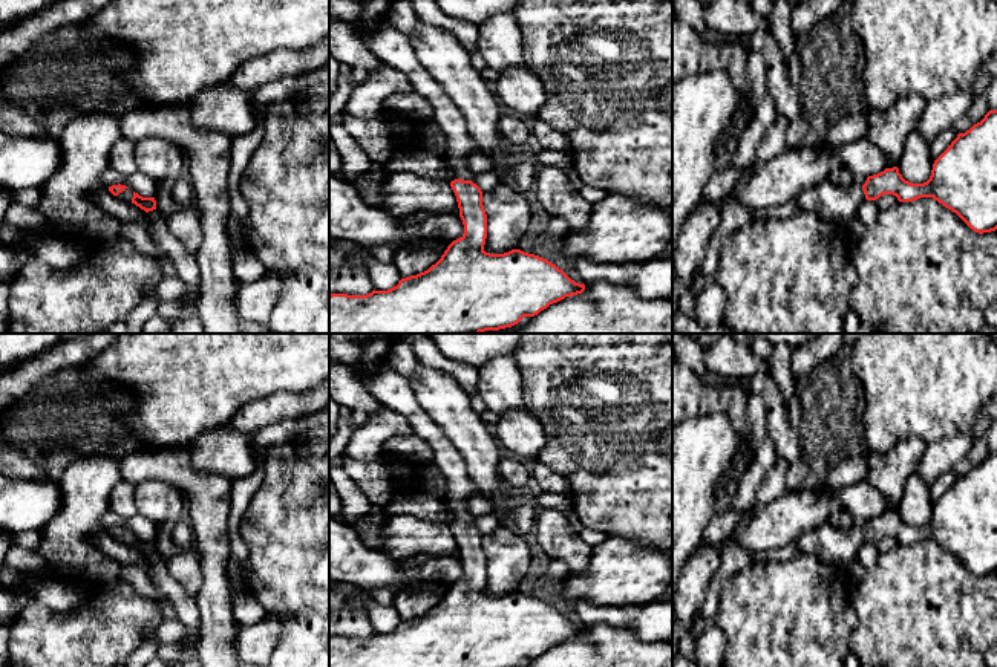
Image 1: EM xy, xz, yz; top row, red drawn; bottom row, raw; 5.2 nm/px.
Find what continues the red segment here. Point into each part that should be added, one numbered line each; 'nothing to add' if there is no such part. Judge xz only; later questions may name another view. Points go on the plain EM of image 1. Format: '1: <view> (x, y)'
1: xz (392, 390)

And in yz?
1: yz (829, 543)

